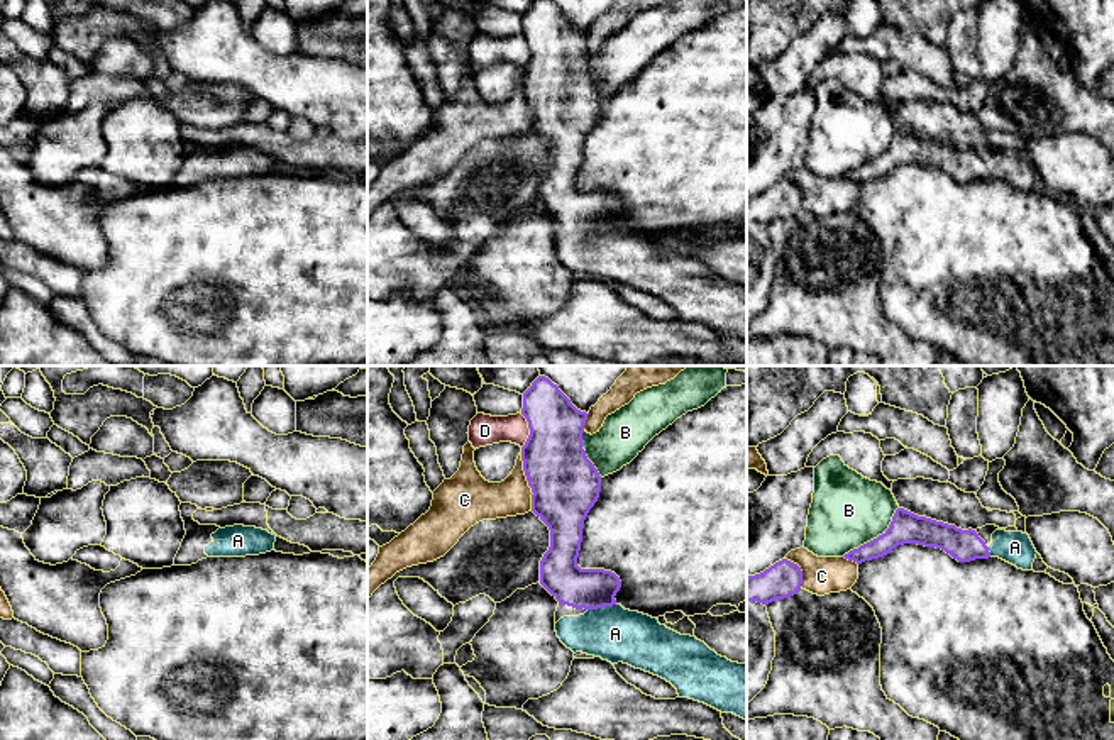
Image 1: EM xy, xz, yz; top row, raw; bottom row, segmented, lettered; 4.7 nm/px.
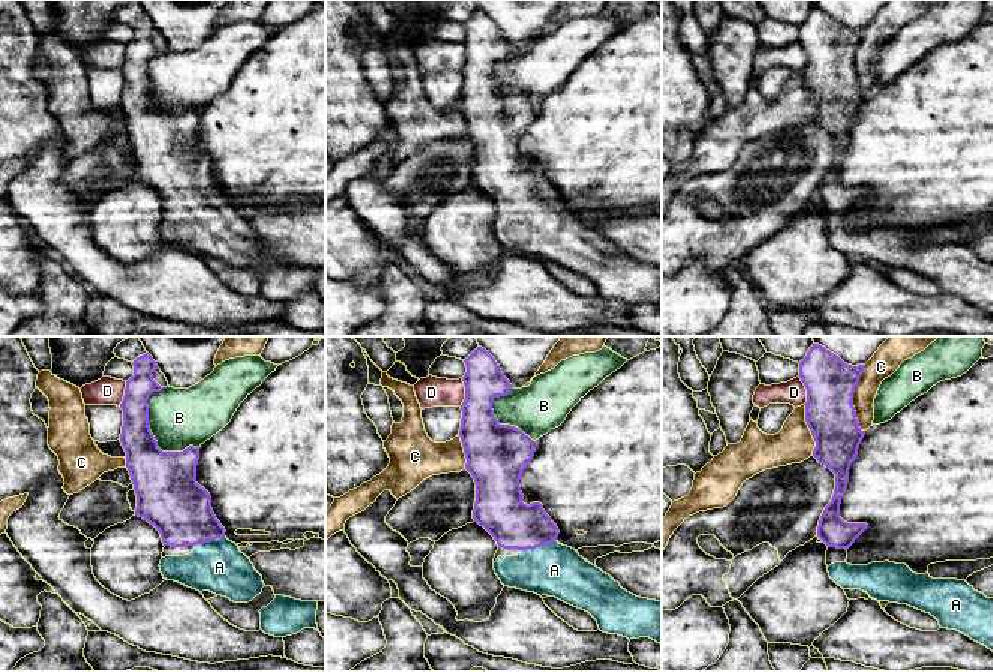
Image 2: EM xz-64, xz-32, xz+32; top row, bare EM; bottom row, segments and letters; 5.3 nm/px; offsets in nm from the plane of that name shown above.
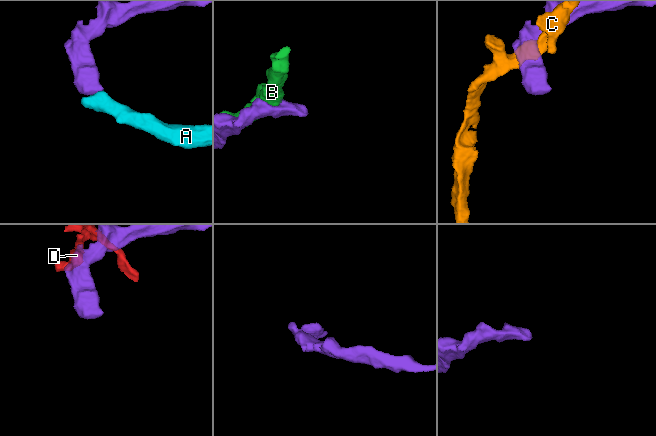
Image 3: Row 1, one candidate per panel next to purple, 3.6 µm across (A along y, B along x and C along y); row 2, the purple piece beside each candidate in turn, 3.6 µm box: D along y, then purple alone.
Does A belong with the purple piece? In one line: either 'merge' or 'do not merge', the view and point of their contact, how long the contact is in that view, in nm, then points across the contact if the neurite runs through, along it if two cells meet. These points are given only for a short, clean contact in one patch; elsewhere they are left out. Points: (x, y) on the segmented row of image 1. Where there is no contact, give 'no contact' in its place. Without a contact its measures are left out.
merge | xz (601, 607) | 140 nm | across xz (561, 576), (583, 588), (601, 607), (605, 624), (615, 634)

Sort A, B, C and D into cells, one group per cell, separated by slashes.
A / B / C / D

